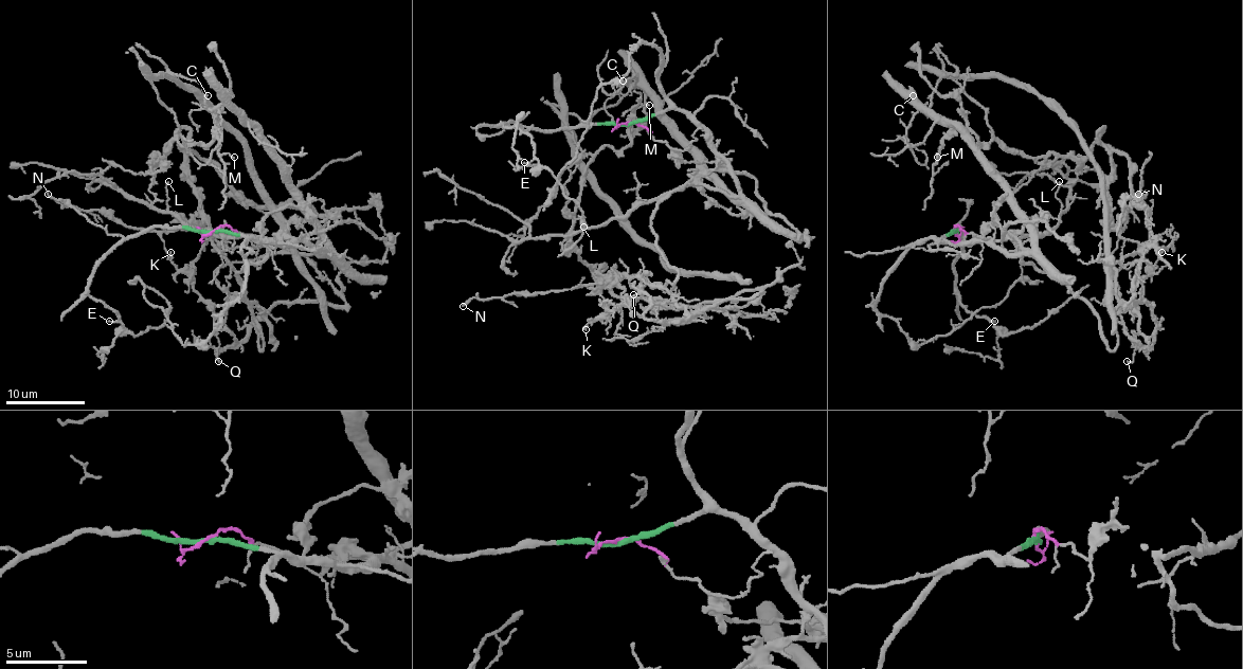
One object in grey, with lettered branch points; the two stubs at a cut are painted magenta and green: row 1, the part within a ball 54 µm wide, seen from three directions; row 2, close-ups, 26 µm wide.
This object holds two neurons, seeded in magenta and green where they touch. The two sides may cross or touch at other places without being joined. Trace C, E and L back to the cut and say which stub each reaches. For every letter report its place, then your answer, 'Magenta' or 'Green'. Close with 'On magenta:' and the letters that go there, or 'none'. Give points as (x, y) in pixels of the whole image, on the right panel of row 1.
C: Place: (913, 95). Green
E: Place: (994, 321). Green
L: Place: (1059, 181). Green
On magenta: none

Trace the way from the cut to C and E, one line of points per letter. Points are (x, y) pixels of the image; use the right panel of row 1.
C: (955, 230), (941, 238), (989, 242), (1008, 254), (1032, 248), (1030, 224), (994, 169), (912, 94)
E: (955, 230), (961, 229), (961, 256), (953, 264), (959, 301), (971, 312), (994, 321)

